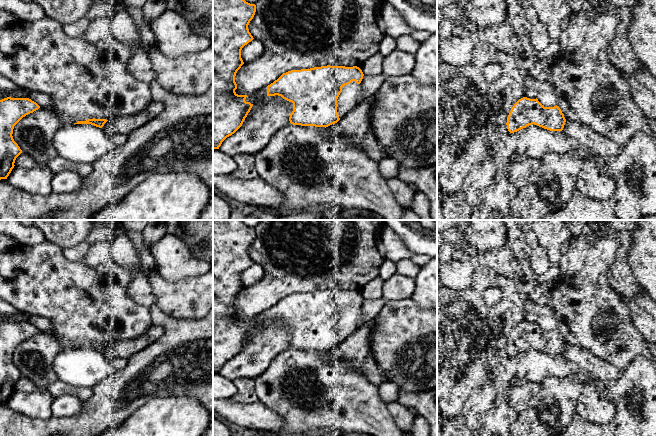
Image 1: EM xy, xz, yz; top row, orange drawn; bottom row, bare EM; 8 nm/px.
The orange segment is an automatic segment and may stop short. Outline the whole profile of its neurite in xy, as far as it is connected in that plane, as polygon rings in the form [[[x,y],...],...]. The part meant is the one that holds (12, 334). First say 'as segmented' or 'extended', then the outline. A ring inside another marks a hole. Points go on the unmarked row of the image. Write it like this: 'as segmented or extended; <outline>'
as segmented; [[[7,321],[0,324],[0,404],[7,403],[22,374],[13,363],[14,350],[40,330],[29,322]]]

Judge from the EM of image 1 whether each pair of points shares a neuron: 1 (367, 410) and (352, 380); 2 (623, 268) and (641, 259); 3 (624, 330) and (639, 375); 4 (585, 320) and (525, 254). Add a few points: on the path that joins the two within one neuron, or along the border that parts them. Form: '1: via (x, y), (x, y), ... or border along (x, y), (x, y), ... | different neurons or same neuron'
1: via (360, 403), (352, 395), (352, 387) | same neuron
2: border along (632, 271), (644, 291) | different neurons
3: border along (642, 354), (621, 373) | different neurons
4: via (564, 301), (548, 301), (526, 279), (526, 275) | same neuron

